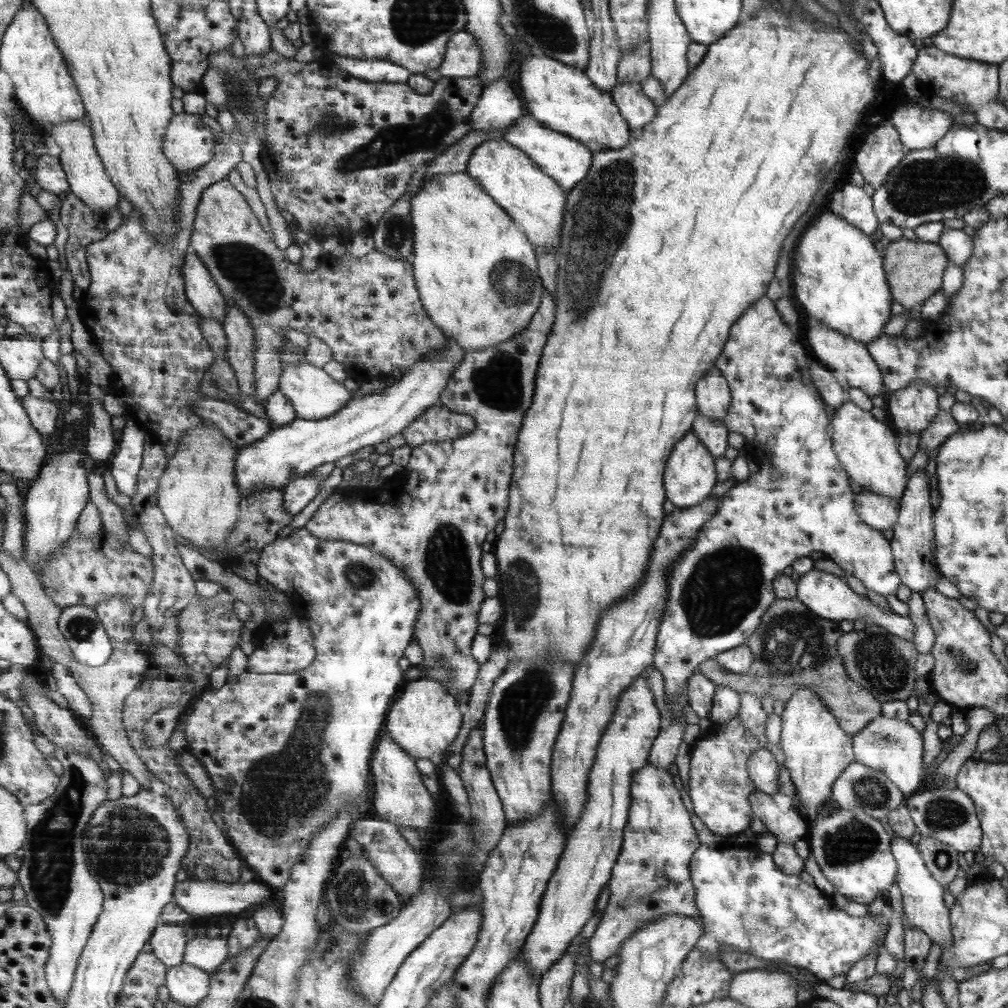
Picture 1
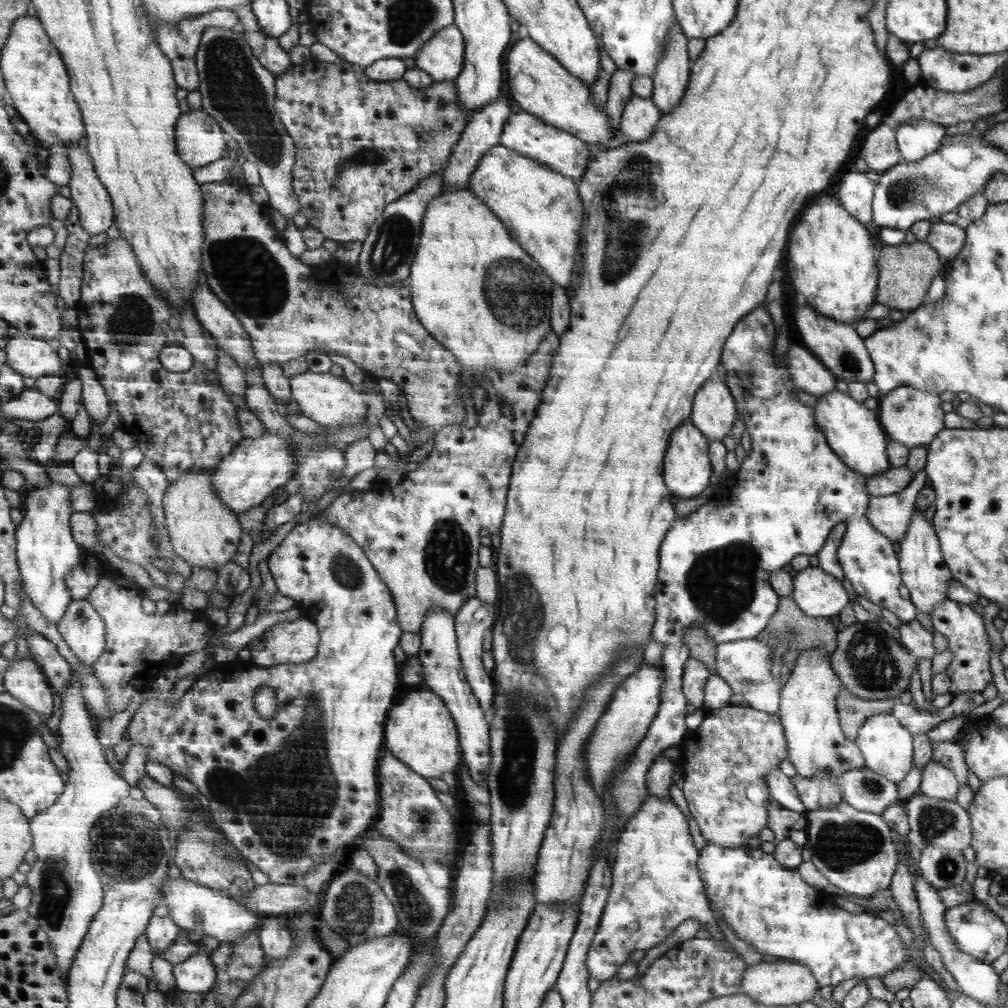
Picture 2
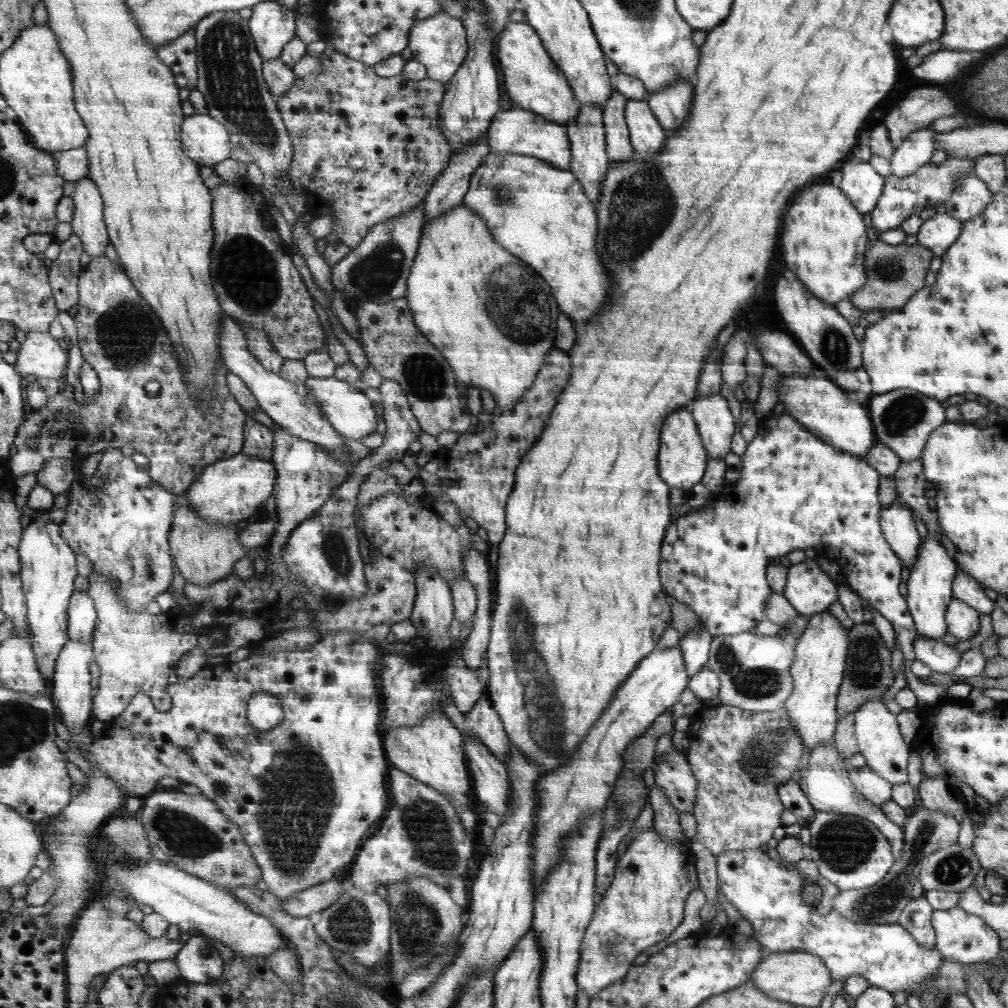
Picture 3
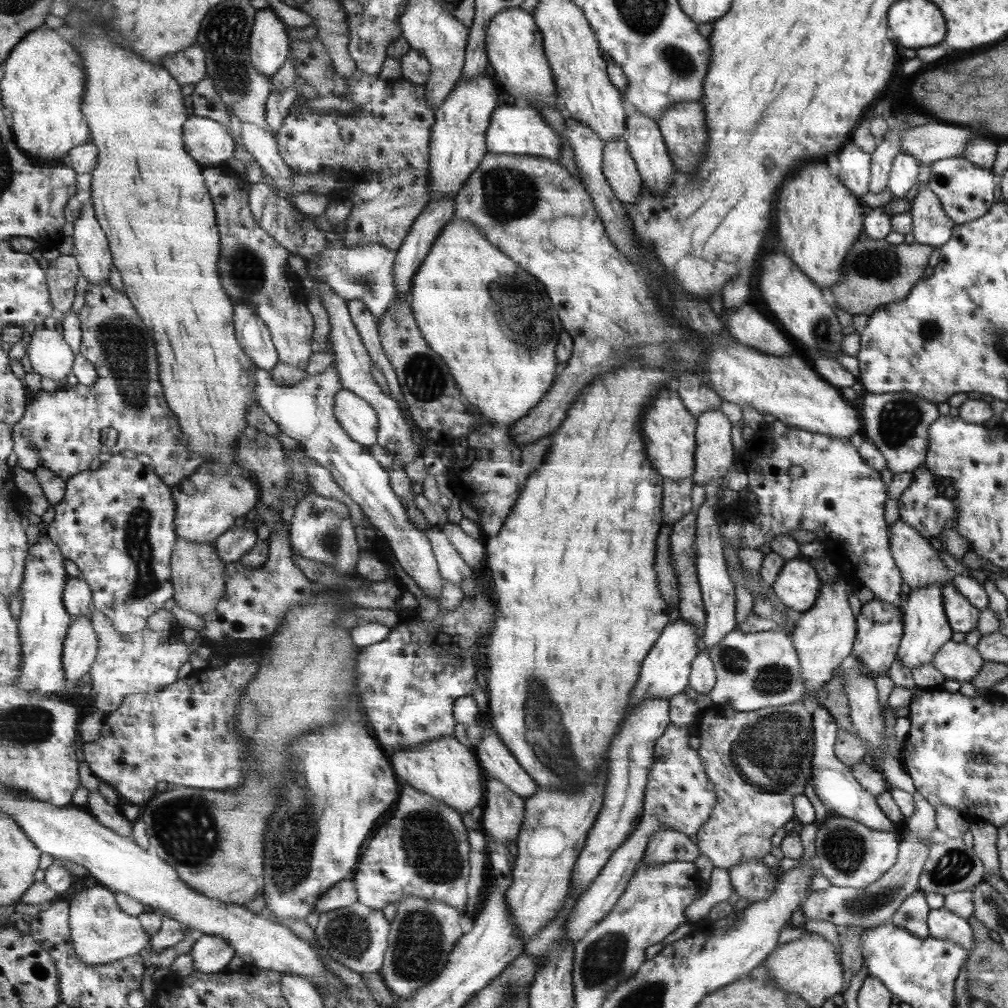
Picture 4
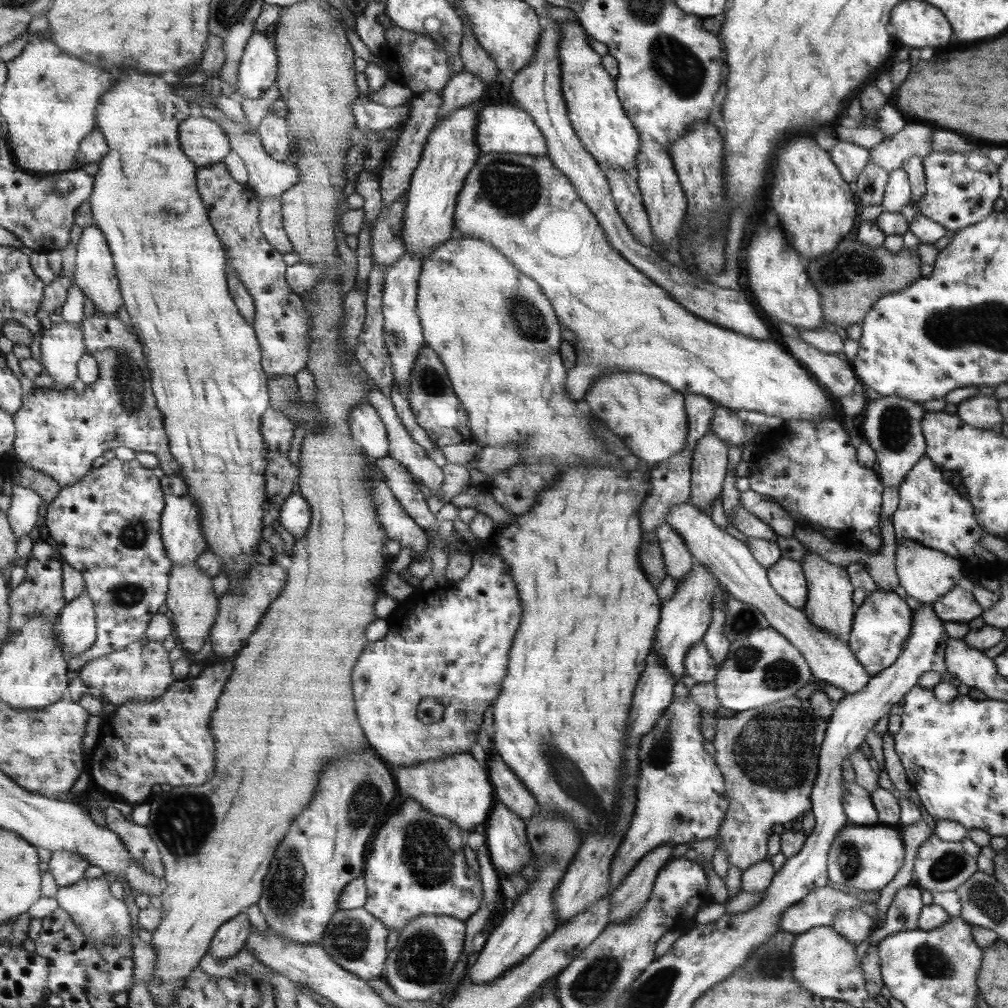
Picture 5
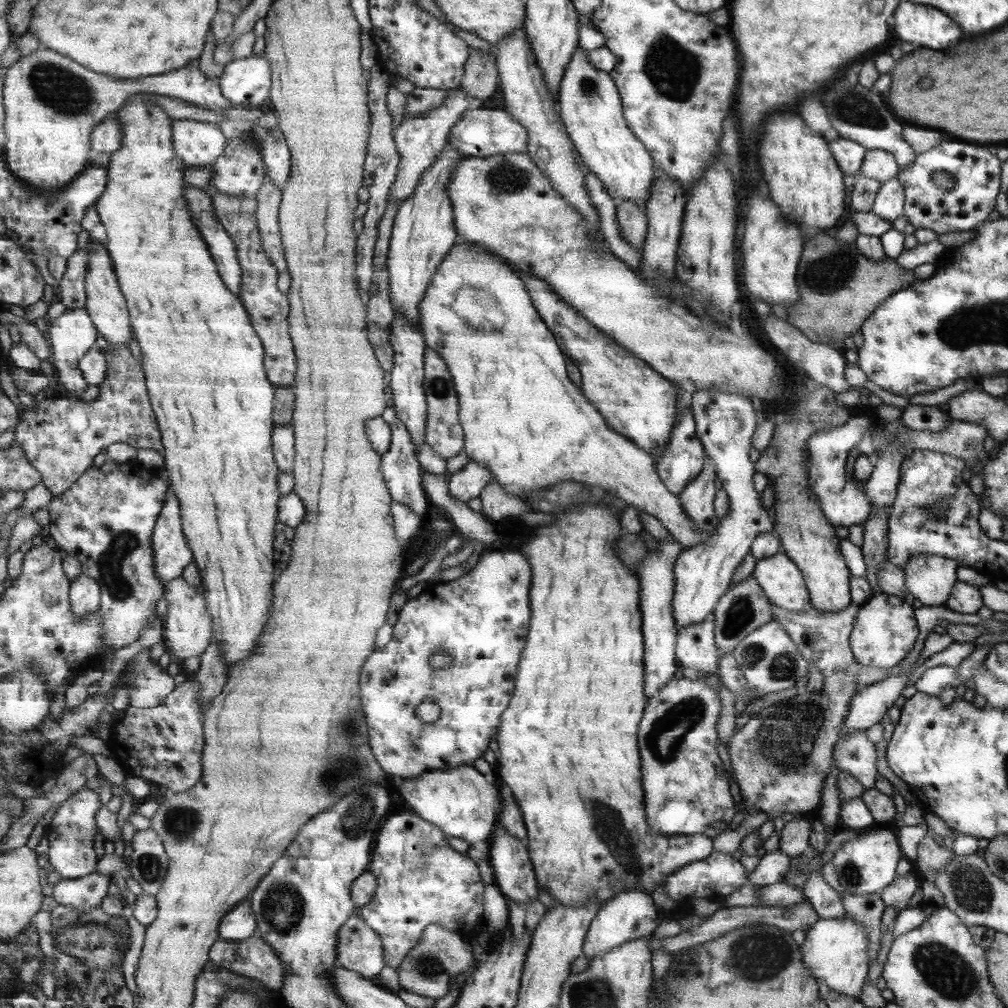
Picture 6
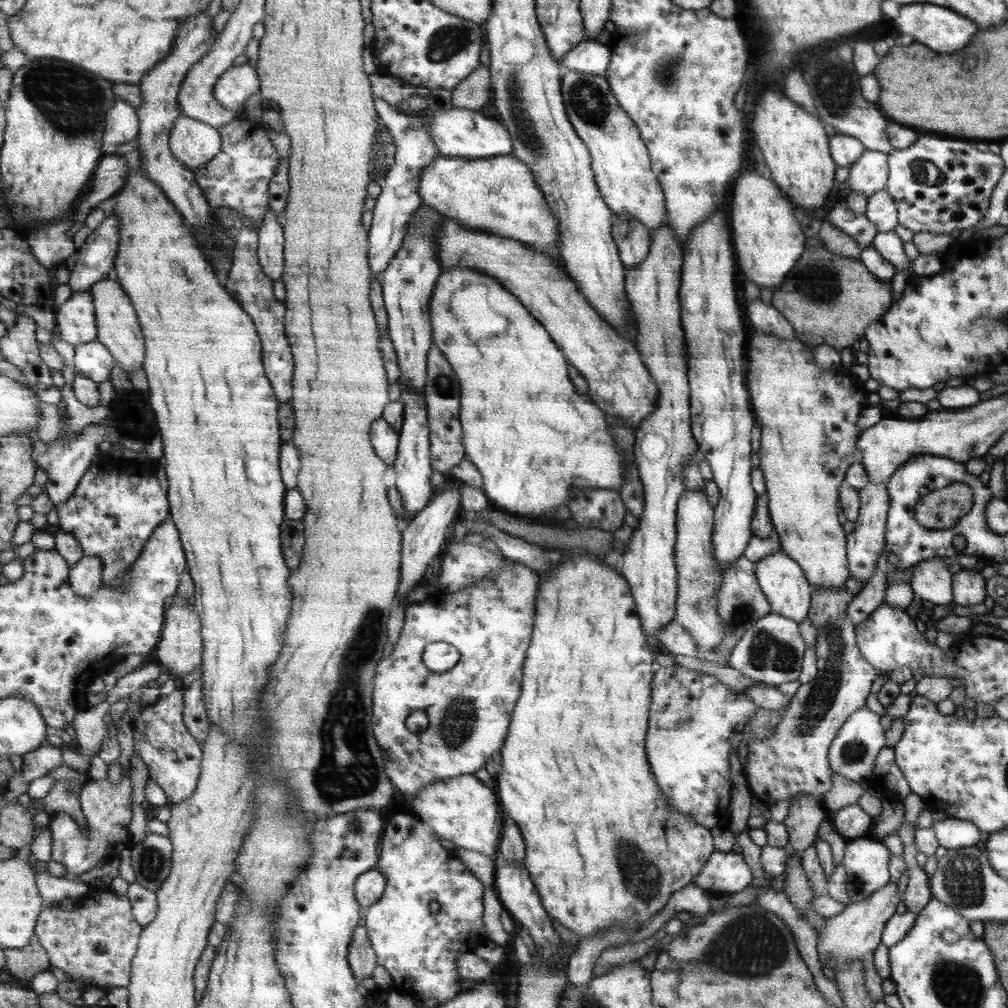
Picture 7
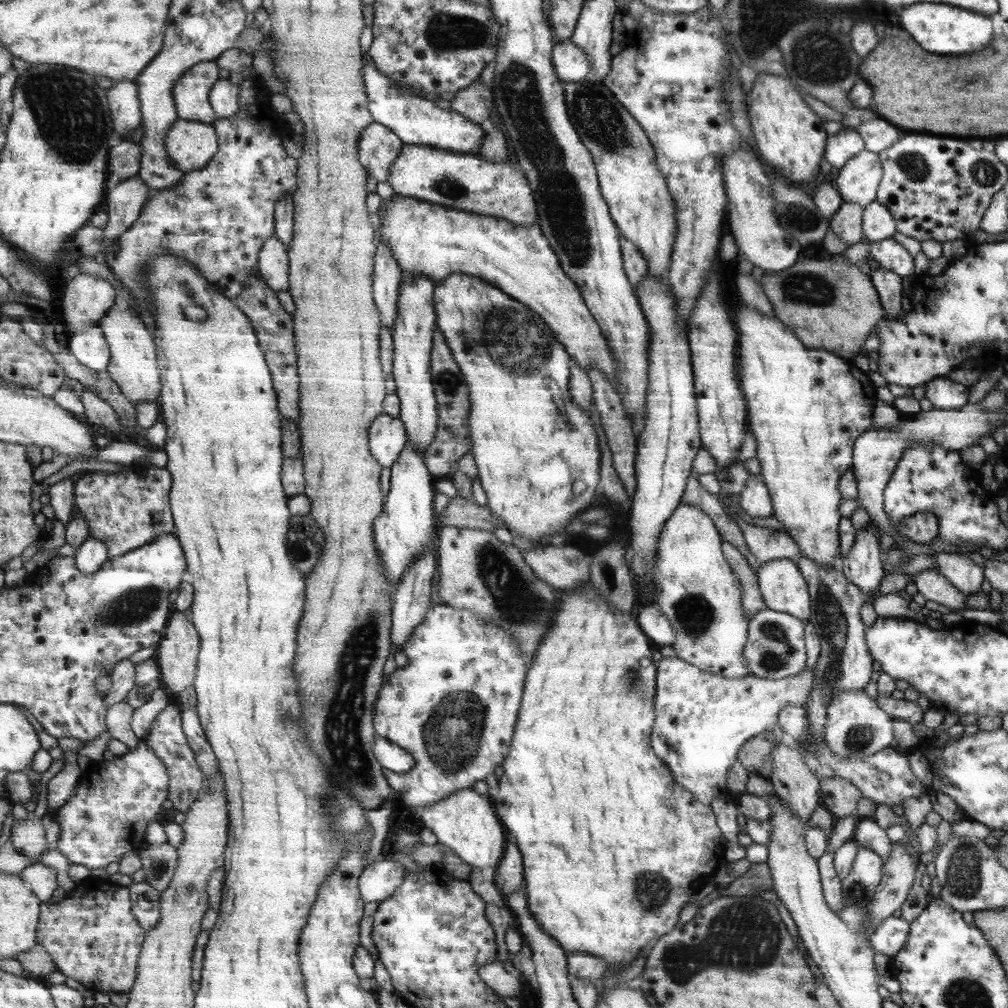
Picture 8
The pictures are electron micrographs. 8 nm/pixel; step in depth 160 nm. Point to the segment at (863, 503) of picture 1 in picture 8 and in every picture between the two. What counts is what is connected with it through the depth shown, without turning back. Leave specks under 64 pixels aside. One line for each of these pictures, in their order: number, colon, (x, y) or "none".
2: (890, 515)
3: (896, 521)
4: (918, 562)
5: (925, 574)
6: (928, 578)
7: (930, 580)
8: (931, 585)

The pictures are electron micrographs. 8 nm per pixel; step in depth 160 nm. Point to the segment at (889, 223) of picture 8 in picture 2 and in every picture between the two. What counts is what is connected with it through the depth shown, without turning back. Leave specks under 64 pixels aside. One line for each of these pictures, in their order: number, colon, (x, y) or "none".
2: (915, 139)
3: (914, 153)
4: (901, 177)
5: (898, 192)
6: (889, 202)
7: (881, 212)

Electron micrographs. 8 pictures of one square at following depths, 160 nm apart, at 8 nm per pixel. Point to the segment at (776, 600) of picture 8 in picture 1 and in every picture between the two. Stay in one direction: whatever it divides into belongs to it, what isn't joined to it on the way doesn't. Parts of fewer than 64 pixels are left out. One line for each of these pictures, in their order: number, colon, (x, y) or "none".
1: (827, 596)
2: (819, 595)
3: (808, 590)
4: (796, 586)
5: (787, 578)
6: (782, 582)
7: (781, 580)

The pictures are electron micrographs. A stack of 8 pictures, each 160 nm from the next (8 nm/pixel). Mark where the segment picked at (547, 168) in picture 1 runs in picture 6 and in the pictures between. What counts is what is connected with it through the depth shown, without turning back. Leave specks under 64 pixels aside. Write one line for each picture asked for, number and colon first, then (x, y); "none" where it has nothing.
2: (557, 150)
3: (518, 131)
4: (518, 129)
5: (500, 128)
6: (480, 132)

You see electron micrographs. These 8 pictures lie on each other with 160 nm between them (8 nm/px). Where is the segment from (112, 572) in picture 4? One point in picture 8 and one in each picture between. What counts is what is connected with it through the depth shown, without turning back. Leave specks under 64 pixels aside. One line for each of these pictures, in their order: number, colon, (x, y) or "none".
5: (109, 525)
6: (107, 519)
7: (117, 507)
8: (128, 509)

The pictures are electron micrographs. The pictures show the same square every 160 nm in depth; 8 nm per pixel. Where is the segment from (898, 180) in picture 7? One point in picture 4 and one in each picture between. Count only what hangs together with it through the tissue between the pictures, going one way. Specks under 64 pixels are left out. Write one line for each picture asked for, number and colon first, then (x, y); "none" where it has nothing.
4: (965, 190)
5: (960, 188)
6: (968, 195)

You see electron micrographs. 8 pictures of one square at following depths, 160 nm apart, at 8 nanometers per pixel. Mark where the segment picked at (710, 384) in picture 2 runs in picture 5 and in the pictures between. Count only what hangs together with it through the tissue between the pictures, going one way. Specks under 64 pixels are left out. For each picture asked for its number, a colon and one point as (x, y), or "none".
3: (712, 415)
4: (713, 456)
5: (709, 459)

